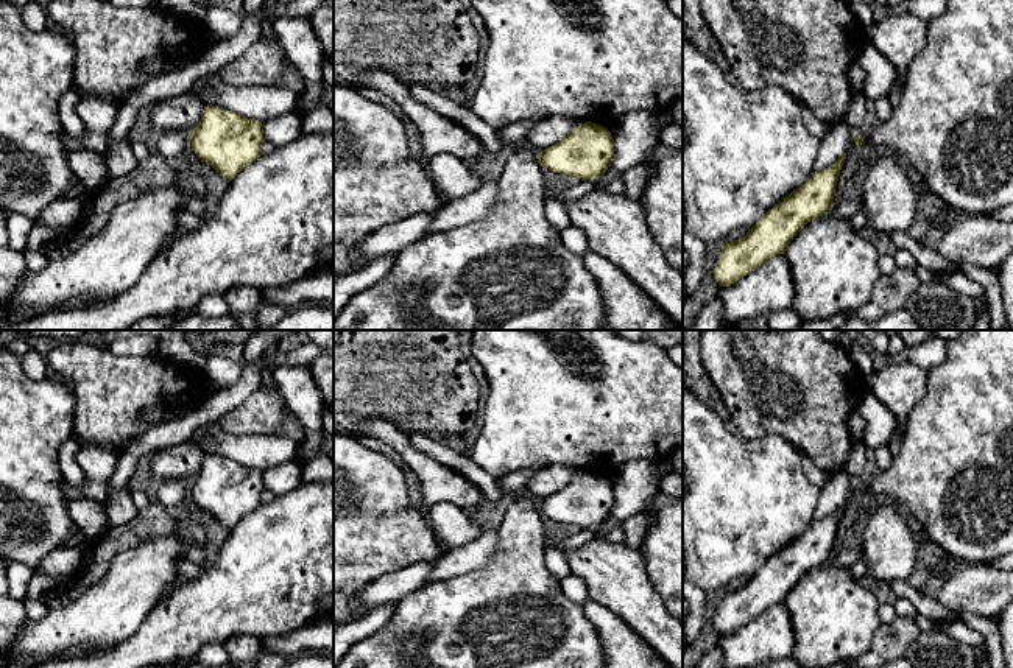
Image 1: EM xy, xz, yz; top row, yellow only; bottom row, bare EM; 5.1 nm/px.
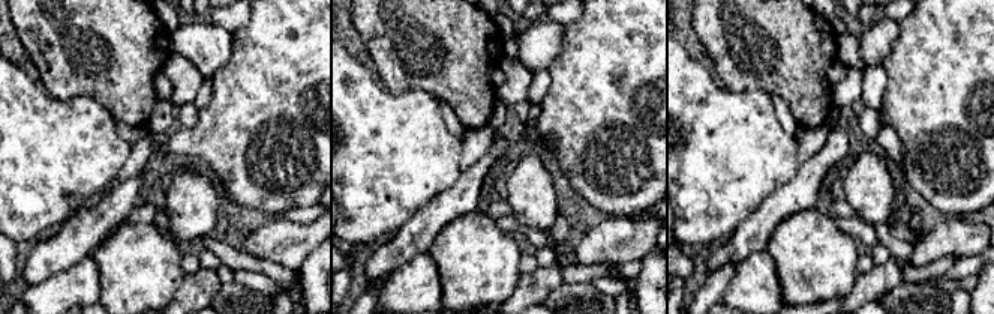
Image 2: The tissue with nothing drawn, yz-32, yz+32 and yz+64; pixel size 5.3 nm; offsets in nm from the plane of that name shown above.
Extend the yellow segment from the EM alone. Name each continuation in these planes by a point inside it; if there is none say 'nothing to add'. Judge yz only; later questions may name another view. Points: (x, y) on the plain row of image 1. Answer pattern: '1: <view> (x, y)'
nothing to add

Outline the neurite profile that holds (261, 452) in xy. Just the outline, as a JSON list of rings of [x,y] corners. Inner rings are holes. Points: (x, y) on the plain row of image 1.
[[[209,424],[193,433],[192,441],[206,455],[218,455],[242,466],[266,470],[296,458],[298,441],[279,433],[237,436]]]

